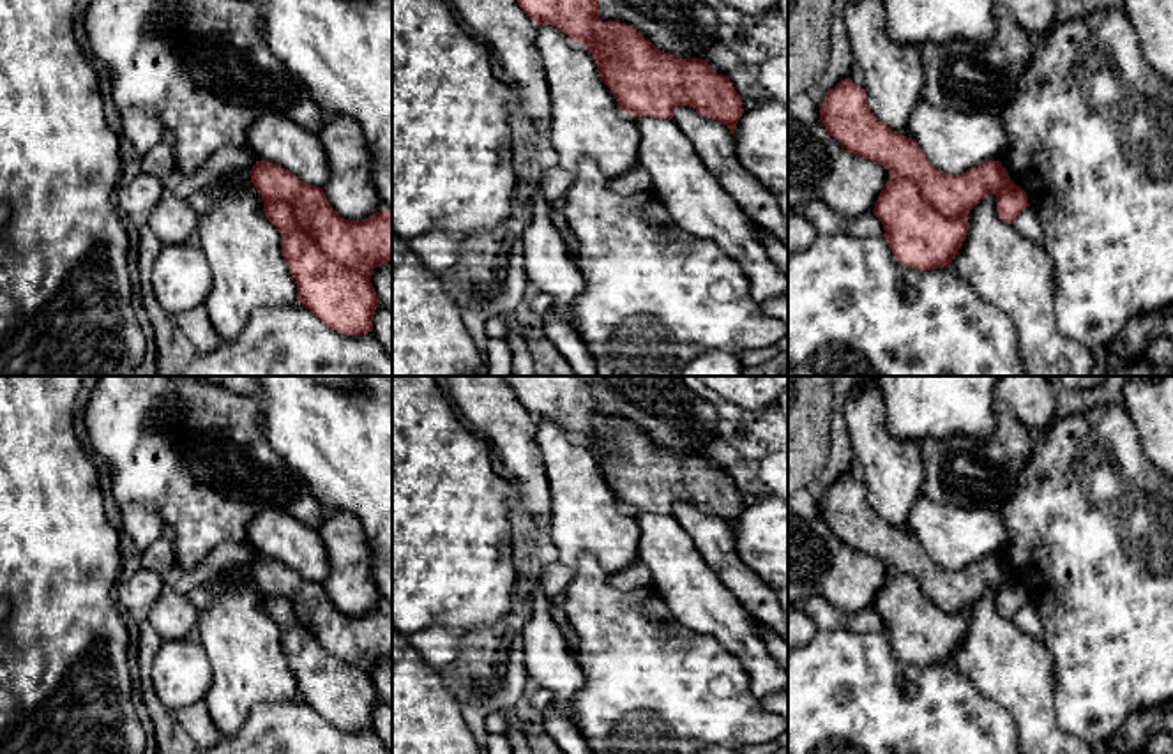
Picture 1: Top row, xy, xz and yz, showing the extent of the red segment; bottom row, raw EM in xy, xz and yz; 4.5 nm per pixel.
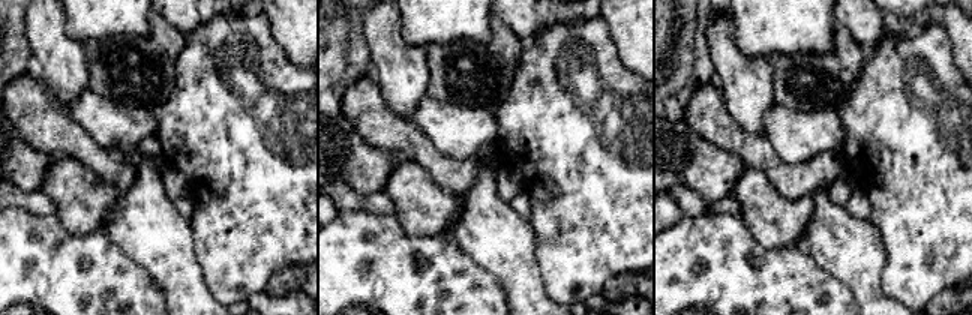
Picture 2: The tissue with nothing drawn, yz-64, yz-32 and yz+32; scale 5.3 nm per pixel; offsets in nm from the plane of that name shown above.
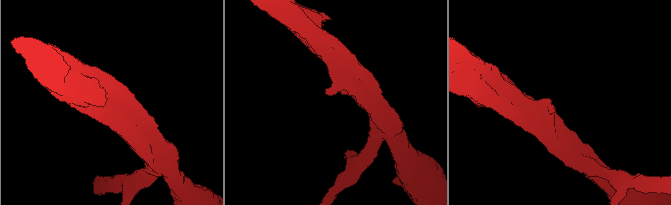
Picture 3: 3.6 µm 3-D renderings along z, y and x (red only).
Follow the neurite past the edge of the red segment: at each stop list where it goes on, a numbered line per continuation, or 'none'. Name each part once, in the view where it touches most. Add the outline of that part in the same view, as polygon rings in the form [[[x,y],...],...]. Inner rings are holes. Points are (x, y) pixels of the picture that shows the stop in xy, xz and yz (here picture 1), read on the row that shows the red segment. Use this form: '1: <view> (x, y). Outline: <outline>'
1: xz (679, 27). Outline: [[[599,0],[599,19],[632,26],[659,51],[678,58],[705,60],[703,44],[717,39],[719,19],[714,9],[700,0]]]

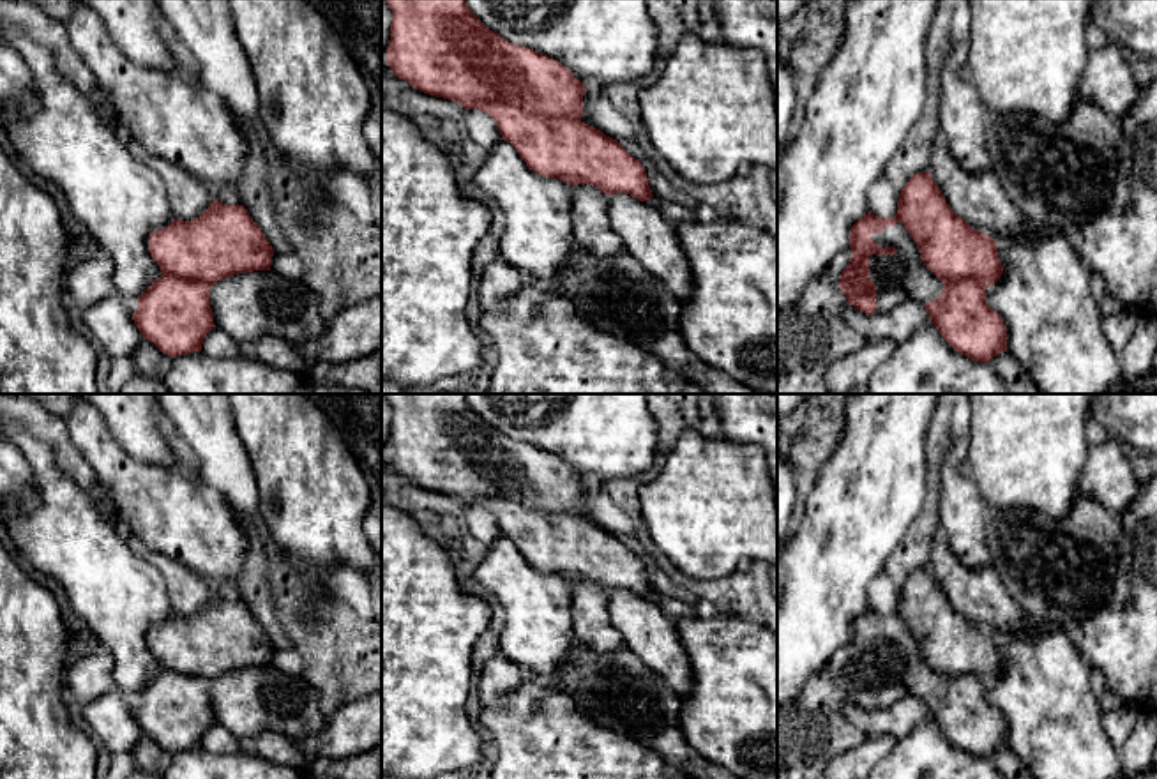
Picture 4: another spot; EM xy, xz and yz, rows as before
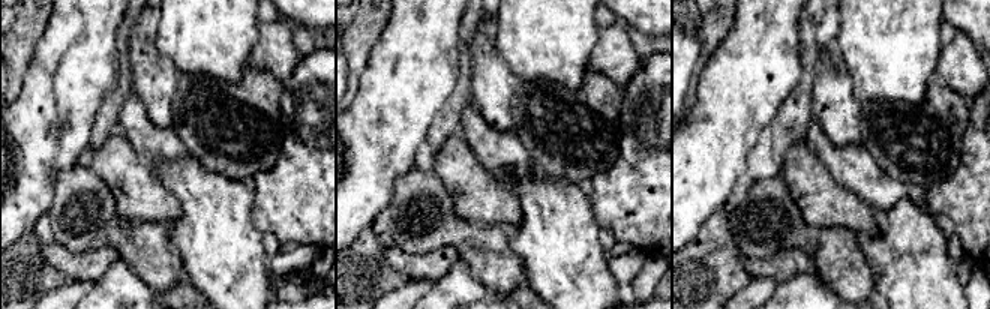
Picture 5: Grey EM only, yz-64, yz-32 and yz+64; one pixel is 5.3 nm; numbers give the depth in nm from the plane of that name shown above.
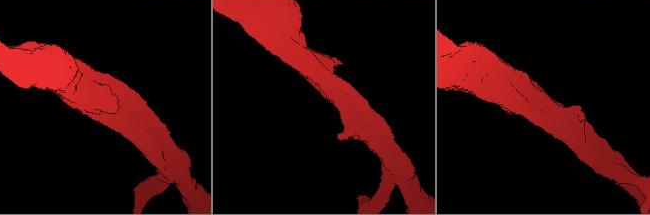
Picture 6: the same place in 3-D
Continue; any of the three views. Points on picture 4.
1: yz (899, 278). Outline: [[[901,221],[873,233],[871,238],[880,247],[897,249],[896,254],[869,258],[869,279],[876,284],[876,313],[889,313],[908,300],[924,306],[940,297],[943,283],[924,265],[917,242]]]

